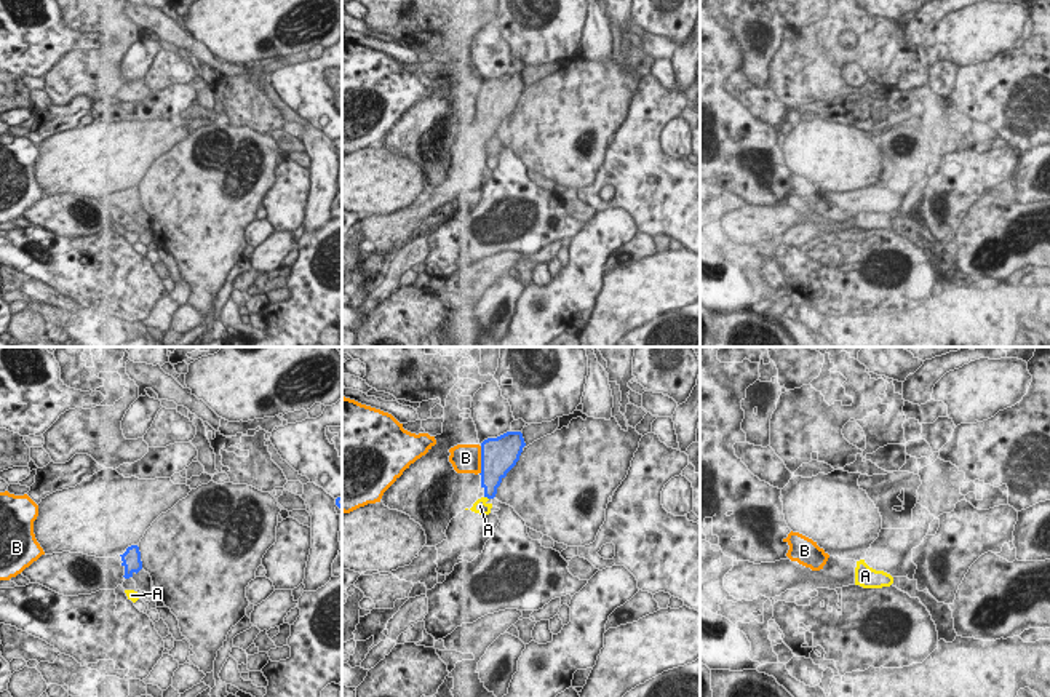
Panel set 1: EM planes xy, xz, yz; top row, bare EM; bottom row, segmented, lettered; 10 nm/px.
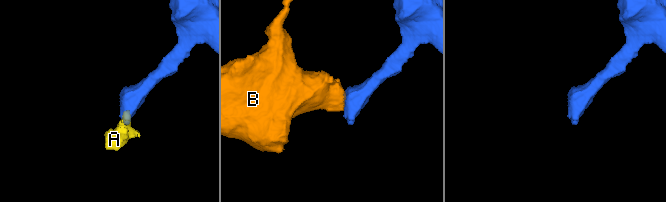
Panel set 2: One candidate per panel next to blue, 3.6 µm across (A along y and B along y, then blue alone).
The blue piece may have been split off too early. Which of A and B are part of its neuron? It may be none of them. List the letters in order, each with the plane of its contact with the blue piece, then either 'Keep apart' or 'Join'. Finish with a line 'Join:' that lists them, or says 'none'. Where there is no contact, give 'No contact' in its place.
A: Touches blue in xz. Keep apart
B: Touches blue in xz. Keep apart
Join: none.

